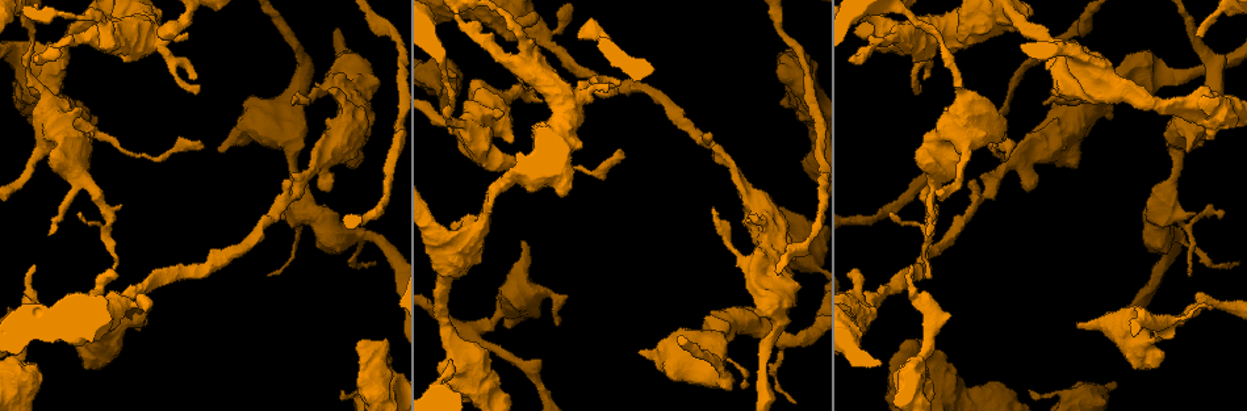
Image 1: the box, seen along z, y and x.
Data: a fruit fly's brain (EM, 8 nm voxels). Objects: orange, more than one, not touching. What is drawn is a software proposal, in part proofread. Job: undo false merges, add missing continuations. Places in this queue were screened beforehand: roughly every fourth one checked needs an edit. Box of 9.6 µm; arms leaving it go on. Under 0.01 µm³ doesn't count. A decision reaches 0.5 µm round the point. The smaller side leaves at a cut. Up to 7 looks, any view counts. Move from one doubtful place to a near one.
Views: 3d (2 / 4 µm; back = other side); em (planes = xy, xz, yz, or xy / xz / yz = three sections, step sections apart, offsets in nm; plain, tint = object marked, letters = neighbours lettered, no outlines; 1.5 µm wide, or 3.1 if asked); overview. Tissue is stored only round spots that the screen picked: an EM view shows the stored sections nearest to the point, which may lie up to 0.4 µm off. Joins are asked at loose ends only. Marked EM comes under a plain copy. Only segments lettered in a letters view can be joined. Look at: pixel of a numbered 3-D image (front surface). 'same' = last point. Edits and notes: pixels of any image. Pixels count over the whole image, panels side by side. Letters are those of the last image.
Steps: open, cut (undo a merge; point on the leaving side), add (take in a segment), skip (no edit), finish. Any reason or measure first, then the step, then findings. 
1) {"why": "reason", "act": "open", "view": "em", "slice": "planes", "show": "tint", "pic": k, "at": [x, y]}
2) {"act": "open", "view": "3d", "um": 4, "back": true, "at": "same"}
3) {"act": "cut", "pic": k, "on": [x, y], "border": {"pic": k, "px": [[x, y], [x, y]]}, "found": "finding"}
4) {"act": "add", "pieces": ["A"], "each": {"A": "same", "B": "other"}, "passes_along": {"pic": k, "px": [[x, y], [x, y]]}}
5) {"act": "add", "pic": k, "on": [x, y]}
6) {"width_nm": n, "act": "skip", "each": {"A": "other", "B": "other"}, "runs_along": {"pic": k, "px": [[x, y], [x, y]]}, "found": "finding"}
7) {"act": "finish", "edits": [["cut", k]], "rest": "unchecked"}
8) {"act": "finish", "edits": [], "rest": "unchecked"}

{"why": "thin arm on a thick one", "act": "open", "view": "3d", "um": 4, "pic": 1, "at": [1175, 236]}

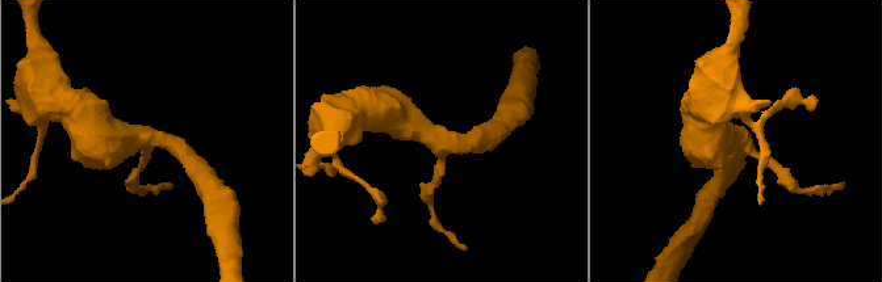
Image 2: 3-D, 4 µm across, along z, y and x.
{"arms": 3, "why": "shape alone is not enough", "act": "open", "view": "em", "slice": "yz", "step": 4, "show": "tint", "pic": 2, "at": [145, 139]}

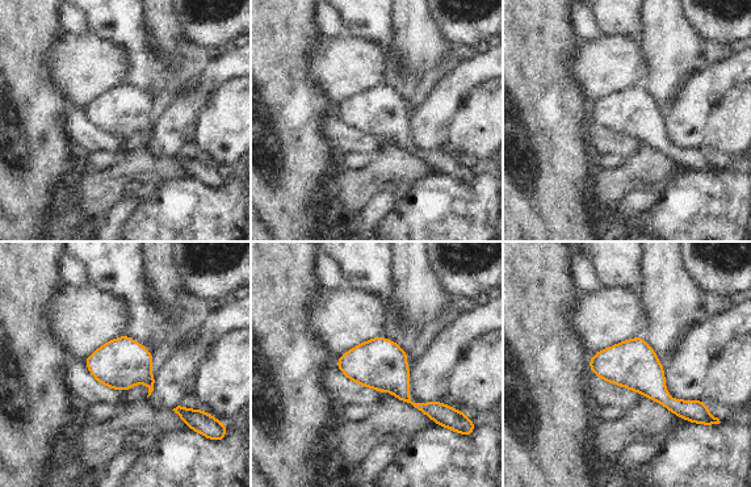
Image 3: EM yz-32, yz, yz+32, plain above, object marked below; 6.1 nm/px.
{"why": "another direction", "act": "open", "view": "em", "slice": "planes", "show": "letters", "at": "same"}

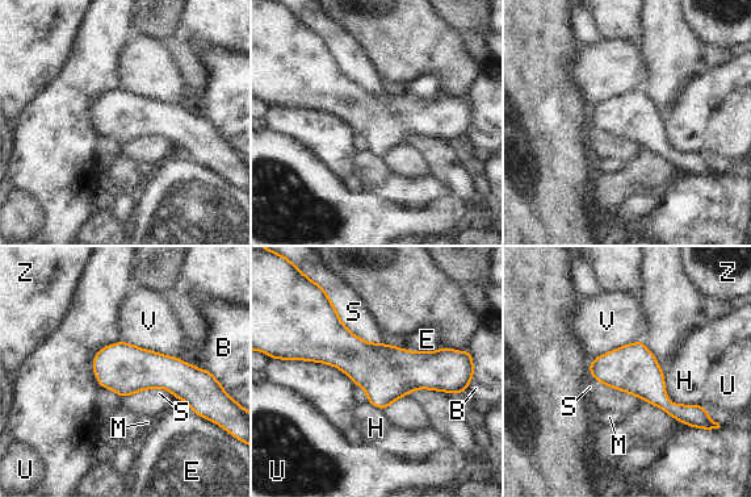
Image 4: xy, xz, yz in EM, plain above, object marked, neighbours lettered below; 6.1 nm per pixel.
{"longest_contact_nm": ["S", 460], "act": "skip", "each": {"B": "other", "E": "other", "H": "other", "M": "other", "S": "other", "U": "other", "V": "other", "Z": "other"}, "border": {"pic": 4, "px": [[327, 296], [352, 333], [385, 345]]}, "found": "all the same cell"}

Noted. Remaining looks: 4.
{"why": "branch stops here", "act": "open", "view": "em", "slice": "planes", "show": "letters", "pic": 1, "at": [1210, 310]}

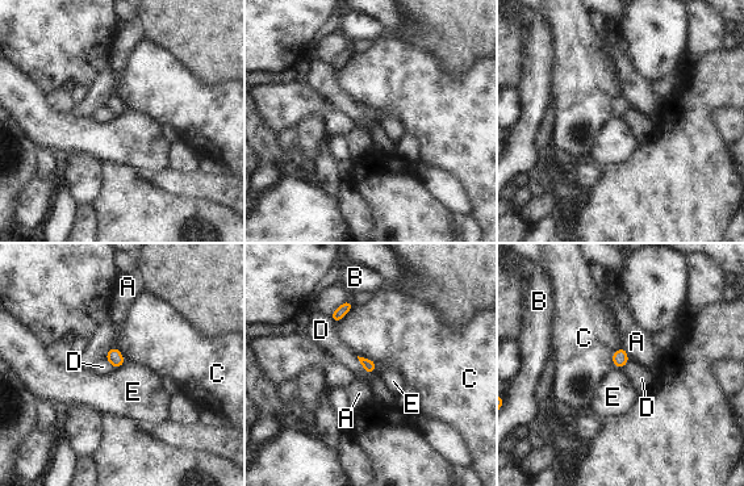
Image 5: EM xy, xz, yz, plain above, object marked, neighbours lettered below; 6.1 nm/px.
{"act": "skip", "each": {"A": "other", "B": "other", "C": "other", "D": "other", "E": "other"}, "border": {"pic": 5, "px": [[124, 361], [116, 369]]}, "found": "none of them fits"}

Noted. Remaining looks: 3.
{"act": "open", "view": "em", "slice": "yz", "step": 4, "show": "tint", "pic": 1, "at": [77, 174]}

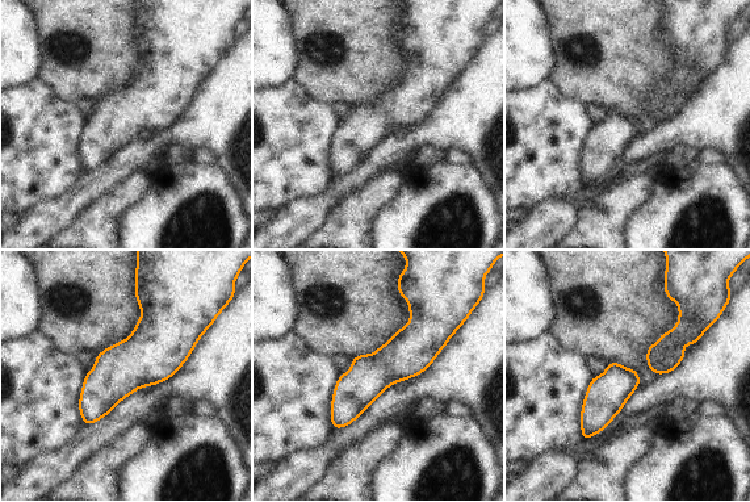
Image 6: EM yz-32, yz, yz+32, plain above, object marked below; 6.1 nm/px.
{"why": "what lies round it", "act": "open", "view": "em", "slice": "yz", "step": 4, "show": "letters", "at": "same"}

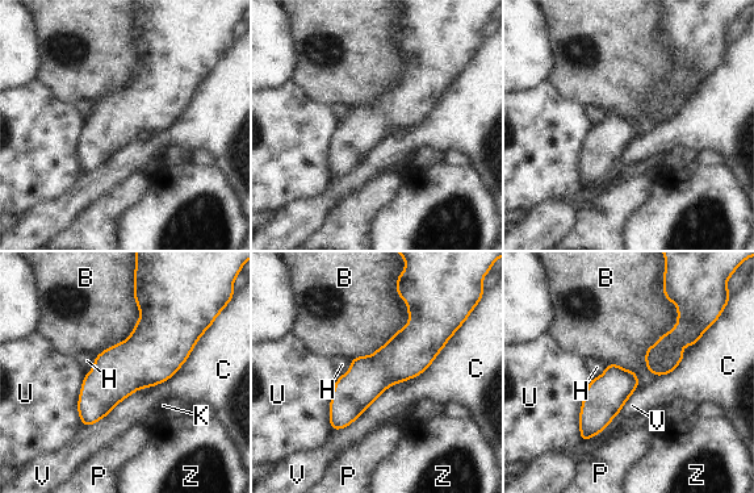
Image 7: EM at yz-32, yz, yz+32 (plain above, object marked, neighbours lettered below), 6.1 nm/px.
{"act": "skip", "each": {"B": "other", "C": "other", "H": "other", "K": "other", "P": "other", "U": "other", "V": "other", "Z": "other"}, "runs_along": {"pic": 7, "px": [[439, 337], [382, 368], [332, 418]]}, "found": "one cell here"}

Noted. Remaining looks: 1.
{"act": "finish", "edits": [], "rest": "unchecked"}

